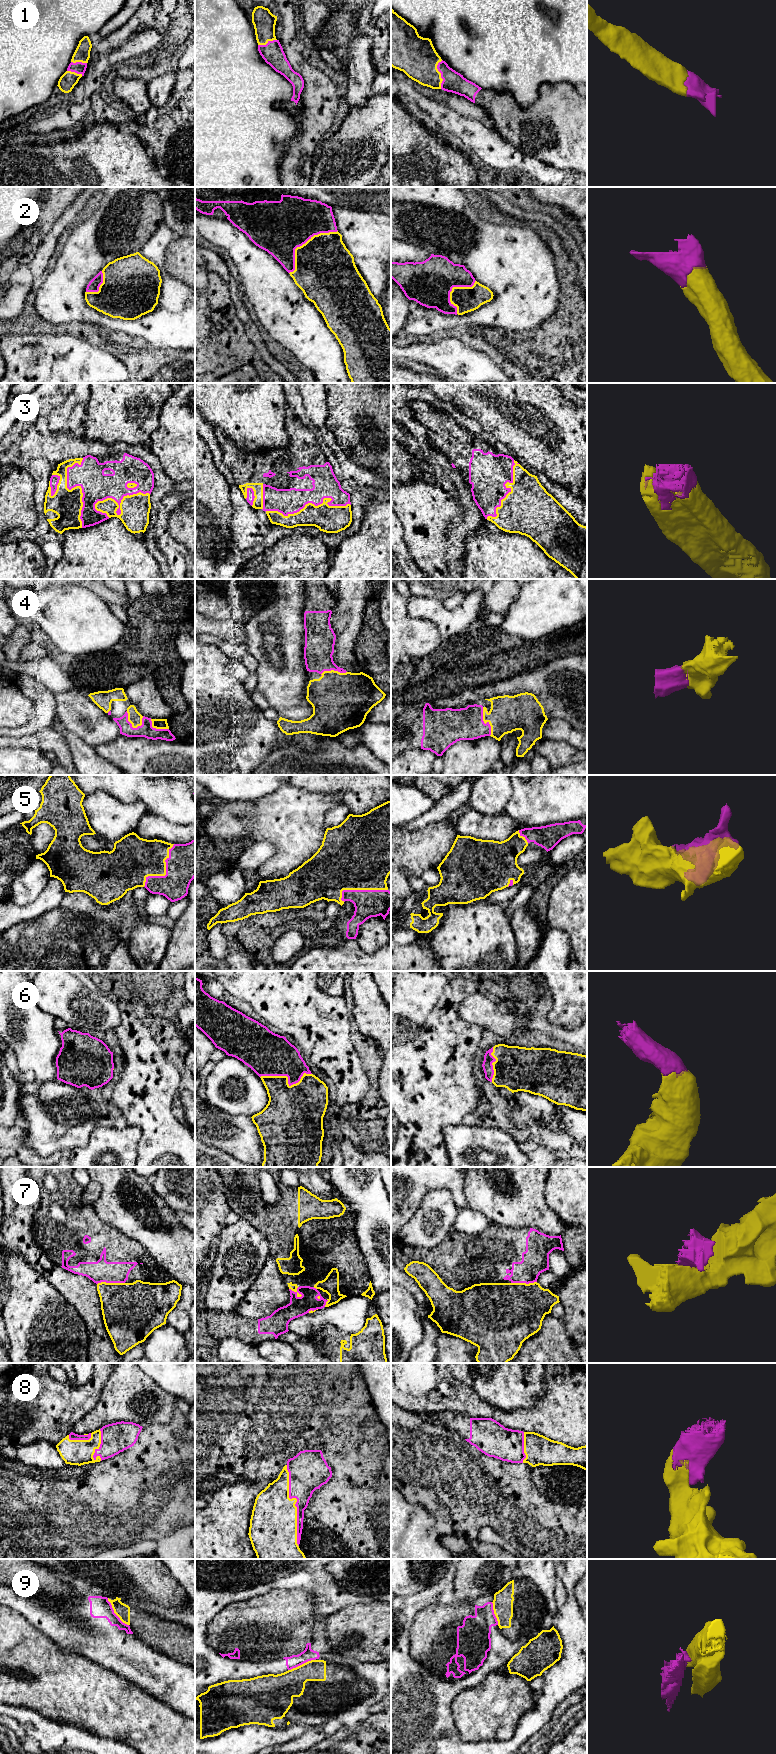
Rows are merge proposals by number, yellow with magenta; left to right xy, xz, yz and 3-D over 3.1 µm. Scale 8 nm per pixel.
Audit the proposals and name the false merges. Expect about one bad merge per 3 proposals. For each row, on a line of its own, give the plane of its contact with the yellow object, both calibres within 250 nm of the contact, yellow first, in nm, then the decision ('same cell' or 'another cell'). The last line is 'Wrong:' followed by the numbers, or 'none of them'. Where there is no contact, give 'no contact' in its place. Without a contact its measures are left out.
1: meets yellow in yz; 320 nm thick on the yellow side, 170 nm on the other; same cell
2: meets yellow in xz; 480 nm thick on the yellow side, 440 nm on the other; same cell
3: meets yellow in xz; 220 nm thick on the yellow side, 200 nm on the other; same cell
4: meets yellow in xy; 110 nm thick on the yellow side, 120 nm on the other; same cell
5: meets yellow in xy; 320 nm thick on the yellow side, 280 nm on the other; same cell
6: meets yellow in xz; 400 nm thick on the yellow side, 340 nm on the other; same cell
7: meets yellow in xy; 420 nm thick on the yellow side, 180 nm on the other; another cell
8: meets yellow in xz; 380 nm thick on the yellow side, 280 nm on the other; same cell
9: meets yellow in xy; 120 nm thick on the yellow side, 170 nm on the other; another cell
Wrong: 7, 9

